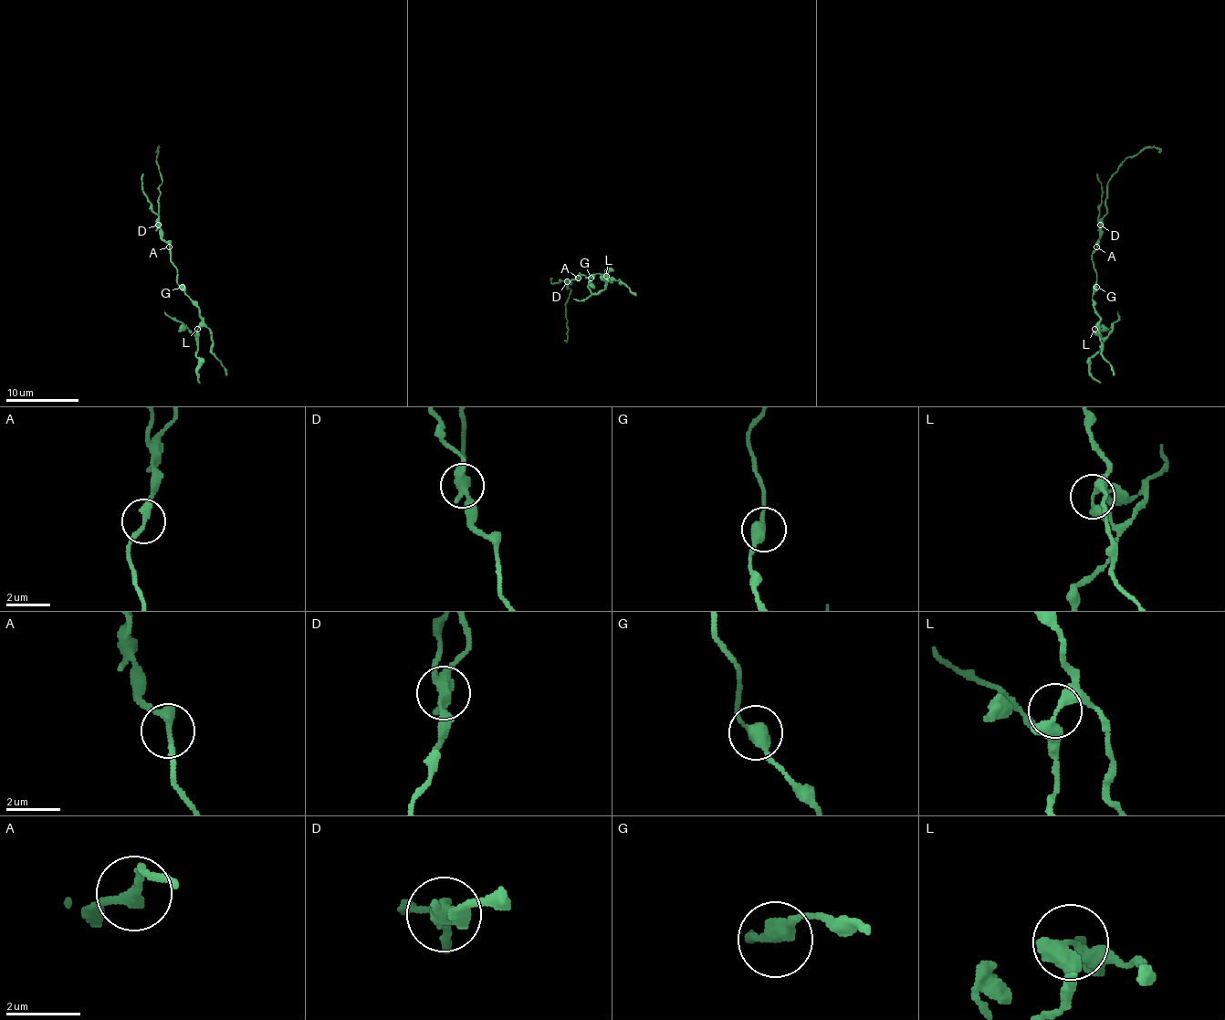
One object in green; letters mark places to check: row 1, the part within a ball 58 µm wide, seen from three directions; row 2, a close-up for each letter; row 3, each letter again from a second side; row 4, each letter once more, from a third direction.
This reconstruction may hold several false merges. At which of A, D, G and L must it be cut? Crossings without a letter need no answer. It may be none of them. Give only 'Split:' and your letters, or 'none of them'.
Split: D, L

